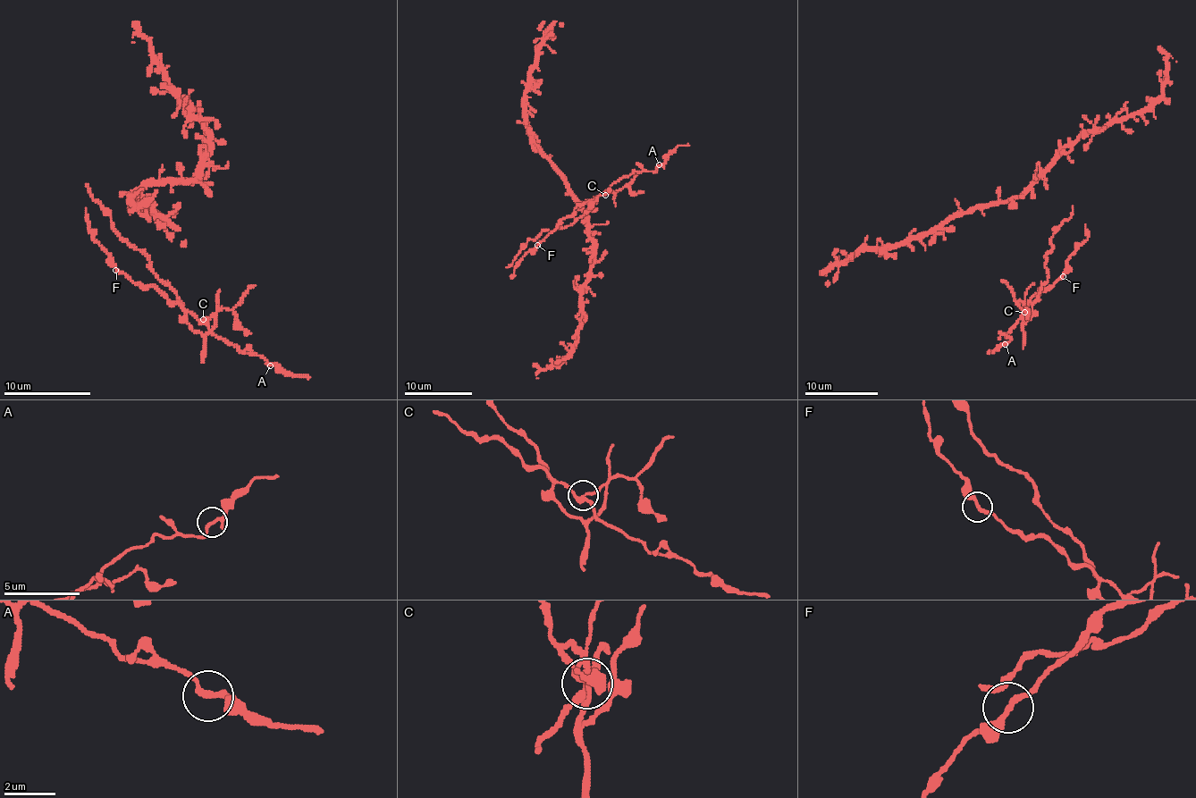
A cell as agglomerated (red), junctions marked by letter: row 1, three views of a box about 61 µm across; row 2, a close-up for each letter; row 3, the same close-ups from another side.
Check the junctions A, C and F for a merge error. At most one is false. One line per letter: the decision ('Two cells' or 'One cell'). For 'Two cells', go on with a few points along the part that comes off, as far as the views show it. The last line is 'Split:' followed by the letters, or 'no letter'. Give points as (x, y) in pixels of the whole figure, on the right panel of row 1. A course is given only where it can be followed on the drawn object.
A: One cell
C: Two cells. Course of the part to remove: (1025, 312), (1021, 309), (1023, 324), (1048, 281), (1044, 264), (1055, 230), (1071, 216), (1072, 205)
F: One cell
Split: C

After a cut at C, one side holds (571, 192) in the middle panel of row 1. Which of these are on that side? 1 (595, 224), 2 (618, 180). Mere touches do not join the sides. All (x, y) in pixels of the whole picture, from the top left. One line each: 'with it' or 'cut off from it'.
1: with it
2: with it

